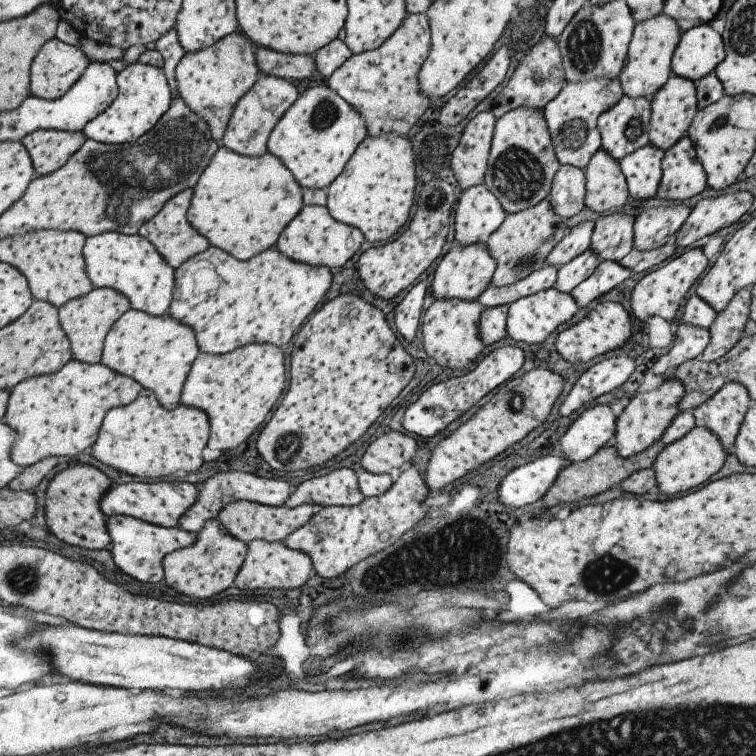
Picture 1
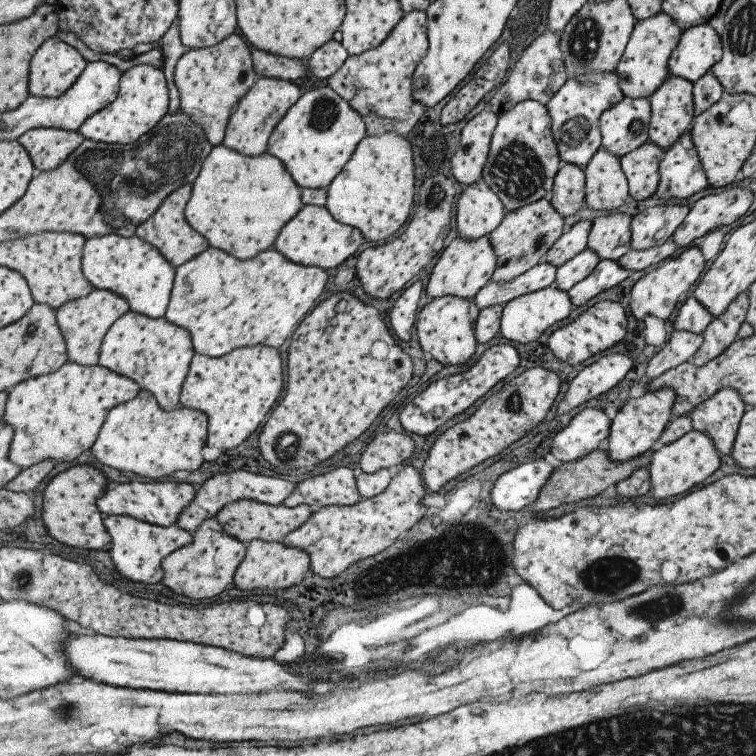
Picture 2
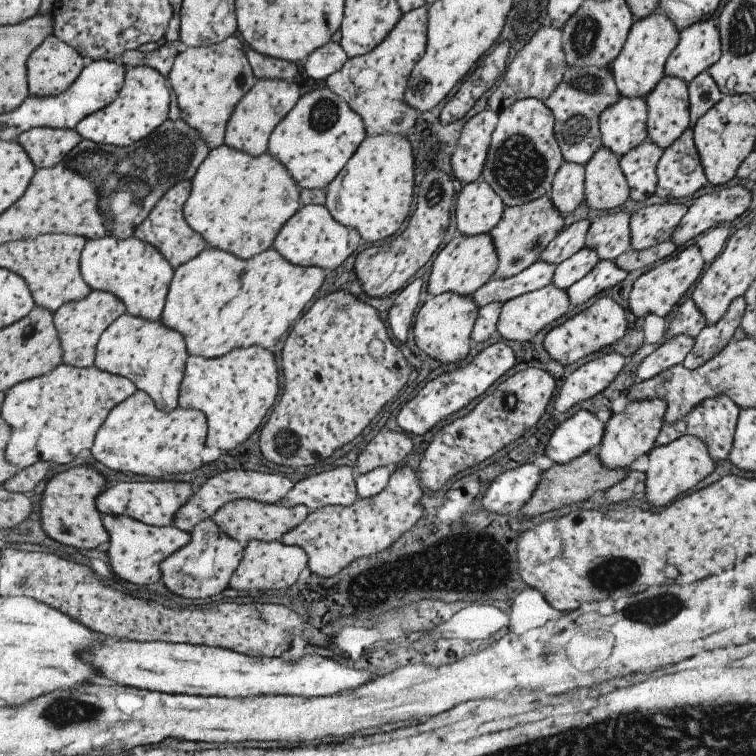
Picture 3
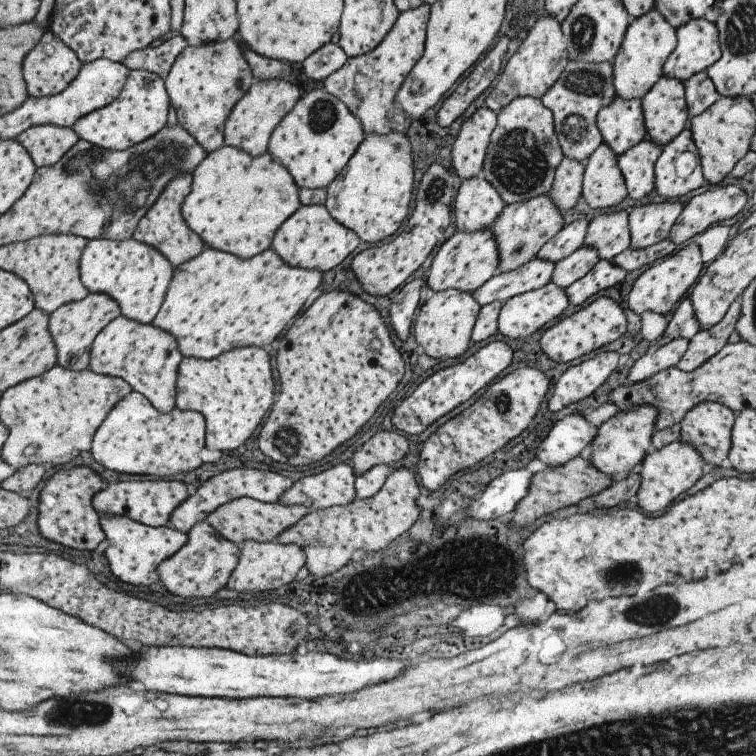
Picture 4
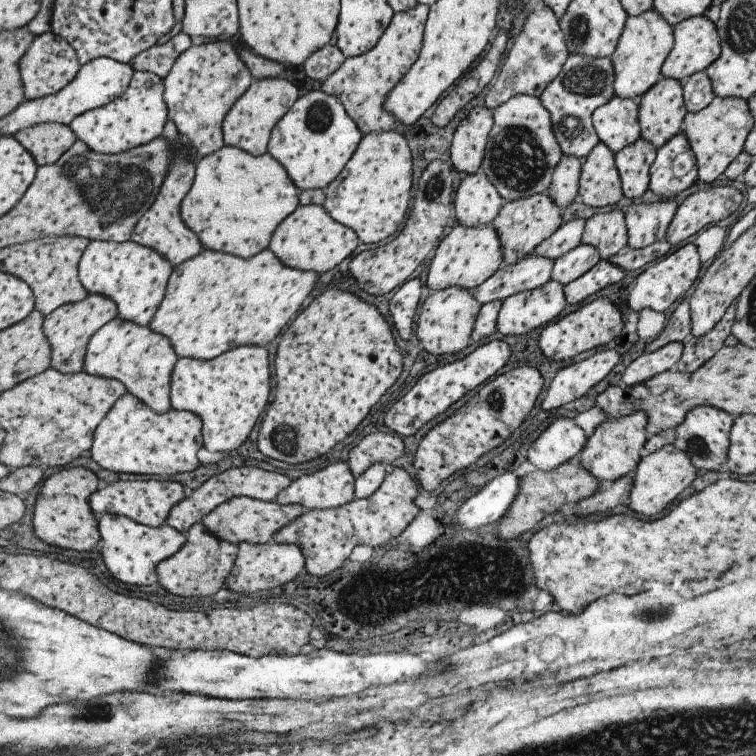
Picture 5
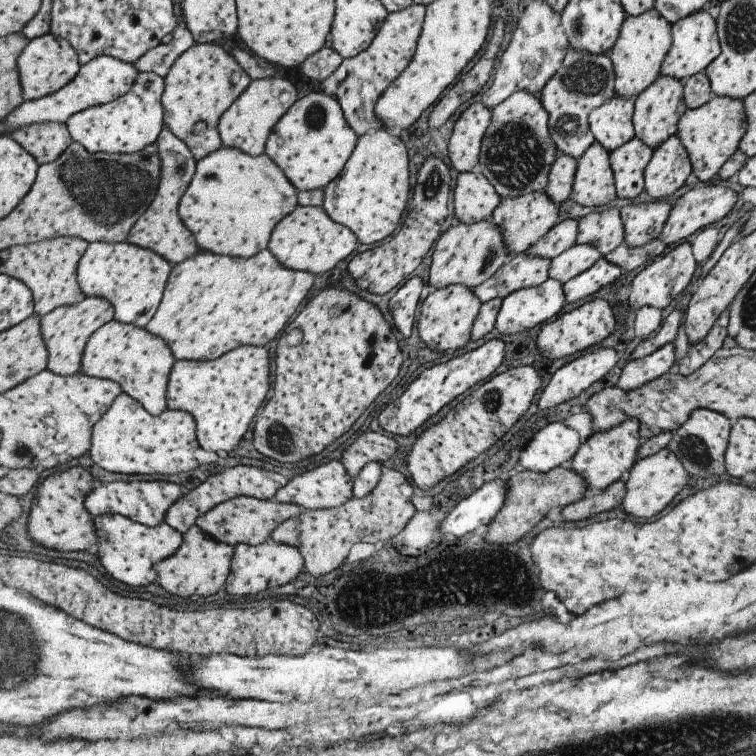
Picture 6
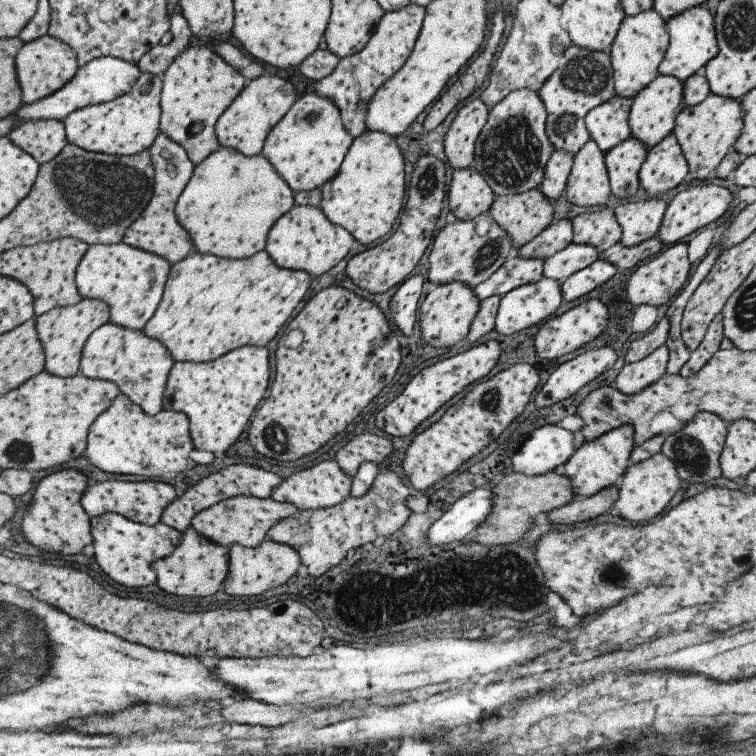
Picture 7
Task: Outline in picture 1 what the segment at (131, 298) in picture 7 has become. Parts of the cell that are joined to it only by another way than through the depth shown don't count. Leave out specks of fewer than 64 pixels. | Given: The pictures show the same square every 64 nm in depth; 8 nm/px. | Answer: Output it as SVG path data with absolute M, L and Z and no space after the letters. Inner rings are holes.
M115 231L86 237L82 246L82 257L85 274L93 287L111 288L125 295L131 309L153 316L168 312L173 294L174 270L145 237Z

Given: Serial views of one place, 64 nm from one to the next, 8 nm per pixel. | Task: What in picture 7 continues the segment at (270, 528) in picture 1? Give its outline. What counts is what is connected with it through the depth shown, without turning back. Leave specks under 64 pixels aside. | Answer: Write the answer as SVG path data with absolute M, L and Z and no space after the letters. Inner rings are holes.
M237 495L219 501L200 513L194 514L189 527L195 529L197 534L208 538L211 542L224 547L229 547L235 543L244 547L254 547L266 540L266 534L271 526L287 517L292 517L297 512L299 510L293 504L278 503L270 497L258 499L257 497Z

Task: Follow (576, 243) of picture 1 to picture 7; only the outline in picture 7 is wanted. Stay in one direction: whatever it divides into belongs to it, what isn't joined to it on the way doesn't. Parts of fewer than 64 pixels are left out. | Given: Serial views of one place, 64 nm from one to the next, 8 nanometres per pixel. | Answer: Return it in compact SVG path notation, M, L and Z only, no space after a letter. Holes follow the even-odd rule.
M570 219L554 221L513 253L521 258L546 259L572 242Z

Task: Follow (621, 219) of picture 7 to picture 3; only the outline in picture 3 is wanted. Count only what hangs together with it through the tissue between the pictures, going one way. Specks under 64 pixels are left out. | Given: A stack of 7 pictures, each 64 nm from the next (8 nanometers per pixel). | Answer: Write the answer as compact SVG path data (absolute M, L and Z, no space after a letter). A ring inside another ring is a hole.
M683 204L650 205L630 214L629 248L640 251L670 238L681 217L687 212Z

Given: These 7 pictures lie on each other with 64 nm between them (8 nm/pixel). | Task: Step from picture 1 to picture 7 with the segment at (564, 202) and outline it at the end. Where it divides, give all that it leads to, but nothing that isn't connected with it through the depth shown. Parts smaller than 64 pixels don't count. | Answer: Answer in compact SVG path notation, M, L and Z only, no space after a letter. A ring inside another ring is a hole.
M554 150L544 166L543 178L537 190L554 202L565 188L571 165L572 156L569 153Z

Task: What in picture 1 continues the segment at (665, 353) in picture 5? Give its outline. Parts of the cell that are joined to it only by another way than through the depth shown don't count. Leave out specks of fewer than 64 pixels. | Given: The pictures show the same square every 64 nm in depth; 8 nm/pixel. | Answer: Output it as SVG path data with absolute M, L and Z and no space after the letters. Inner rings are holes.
M685 323L674 326L674 336L669 351L661 355L652 368L653 374L663 374L667 368L679 366L689 359L699 358L703 349L709 344L710 334L706 328Z

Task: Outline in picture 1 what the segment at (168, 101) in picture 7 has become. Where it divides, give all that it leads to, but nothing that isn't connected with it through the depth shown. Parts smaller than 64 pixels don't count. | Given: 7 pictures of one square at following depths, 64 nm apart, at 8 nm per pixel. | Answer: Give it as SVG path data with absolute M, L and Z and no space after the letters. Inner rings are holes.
M233 31L214 42L211 46L192 53L185 53L175 65L176 92L179 93L183 102L207 123L212 137L218 142L223 136L228 118L236 102L253 86L255 79L259 76L256 58L254 53L251 52L252 45L245 35Z

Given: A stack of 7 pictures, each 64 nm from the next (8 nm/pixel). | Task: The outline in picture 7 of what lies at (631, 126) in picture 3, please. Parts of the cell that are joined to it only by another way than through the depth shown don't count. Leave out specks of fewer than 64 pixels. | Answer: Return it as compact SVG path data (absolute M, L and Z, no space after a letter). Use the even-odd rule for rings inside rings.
M615 94L584 116L584 125L590 140L595 142L603 153L630 136L628 114L632 99Z

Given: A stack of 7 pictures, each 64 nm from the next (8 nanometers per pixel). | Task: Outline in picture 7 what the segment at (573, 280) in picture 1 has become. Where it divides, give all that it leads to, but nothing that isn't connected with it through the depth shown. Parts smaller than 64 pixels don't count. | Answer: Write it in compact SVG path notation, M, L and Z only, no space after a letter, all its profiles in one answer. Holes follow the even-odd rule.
M571 242L563 250L544 259L543 277L562 283L568 276L589 266L598 258L598 253L591 245Z

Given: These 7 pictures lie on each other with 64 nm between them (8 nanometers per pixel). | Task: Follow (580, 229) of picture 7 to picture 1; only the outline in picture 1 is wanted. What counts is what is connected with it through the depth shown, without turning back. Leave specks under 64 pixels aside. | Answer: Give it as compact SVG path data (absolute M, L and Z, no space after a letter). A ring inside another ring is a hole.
M623 213L601 214L594 222L589 249L600 261L620 261L633 248L634 216Z

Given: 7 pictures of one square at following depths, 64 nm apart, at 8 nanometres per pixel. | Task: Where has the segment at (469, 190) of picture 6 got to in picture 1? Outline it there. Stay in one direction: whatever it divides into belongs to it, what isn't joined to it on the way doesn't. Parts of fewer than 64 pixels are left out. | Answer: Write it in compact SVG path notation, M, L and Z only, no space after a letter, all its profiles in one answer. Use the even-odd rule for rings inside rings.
M484 184L462 191L453 212L454 242L484 245L506 213Z

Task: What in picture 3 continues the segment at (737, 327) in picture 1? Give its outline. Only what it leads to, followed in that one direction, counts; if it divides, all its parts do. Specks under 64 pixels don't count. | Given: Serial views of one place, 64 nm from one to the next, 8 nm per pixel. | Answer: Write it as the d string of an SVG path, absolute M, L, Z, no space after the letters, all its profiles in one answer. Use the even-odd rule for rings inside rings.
M743 296L735 297L727 307L725 314L713 324L705 325L694 338L691 352L685 357L681 364L689 370L701 366L714 354L731 341L735 328L740 326L740 320L746 309Z

